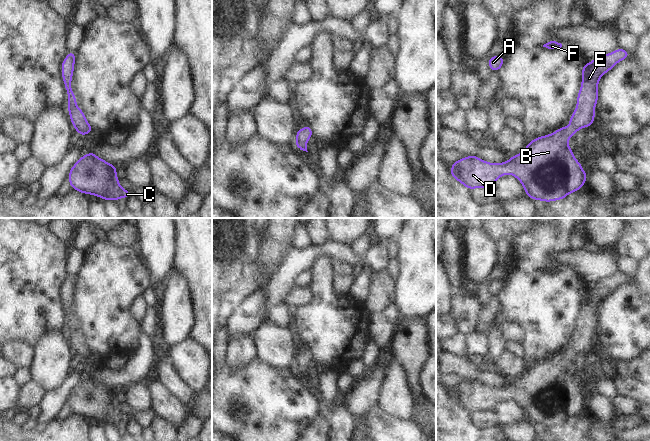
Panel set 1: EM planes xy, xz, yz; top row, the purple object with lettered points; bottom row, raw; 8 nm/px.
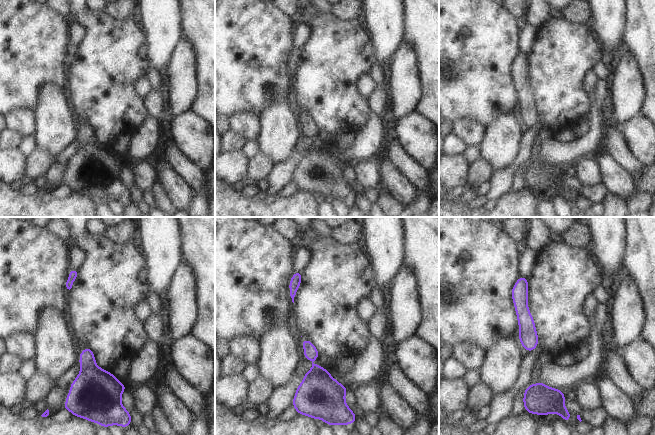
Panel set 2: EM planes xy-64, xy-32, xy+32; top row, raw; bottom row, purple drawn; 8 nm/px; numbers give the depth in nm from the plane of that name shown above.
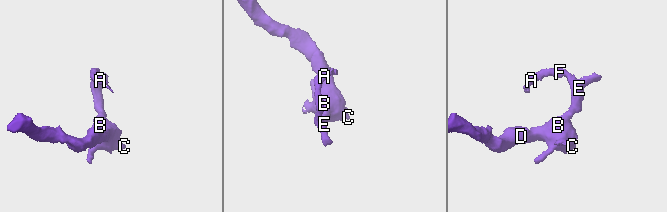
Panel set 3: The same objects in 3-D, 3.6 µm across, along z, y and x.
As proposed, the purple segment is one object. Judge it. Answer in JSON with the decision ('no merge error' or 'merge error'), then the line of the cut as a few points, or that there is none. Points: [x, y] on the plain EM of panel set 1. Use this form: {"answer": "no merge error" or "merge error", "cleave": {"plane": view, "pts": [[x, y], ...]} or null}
{"answer": "no merge error", "cleave": null}

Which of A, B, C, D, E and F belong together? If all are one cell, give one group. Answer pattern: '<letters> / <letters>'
A B C D E F

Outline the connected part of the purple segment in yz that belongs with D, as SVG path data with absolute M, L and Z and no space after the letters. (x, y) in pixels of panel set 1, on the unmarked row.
M617 272L582 289L581 312L577 331L569 341L570 352L563 350L552 358L532 363L523 376L499 388L486 386L475 379L462 382L450 388L450 400L472 414L492 412L499 401L511 398L521 406L525 418L533 425L562 424L569 417L581 414L587 397L574 382L568 369L569 362L580 352L592 350L599 322L599 303L630 279L630 276Z

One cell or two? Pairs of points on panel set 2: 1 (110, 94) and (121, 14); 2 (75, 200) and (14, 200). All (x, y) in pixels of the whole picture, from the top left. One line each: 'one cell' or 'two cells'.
1: two cells
2: one cell

